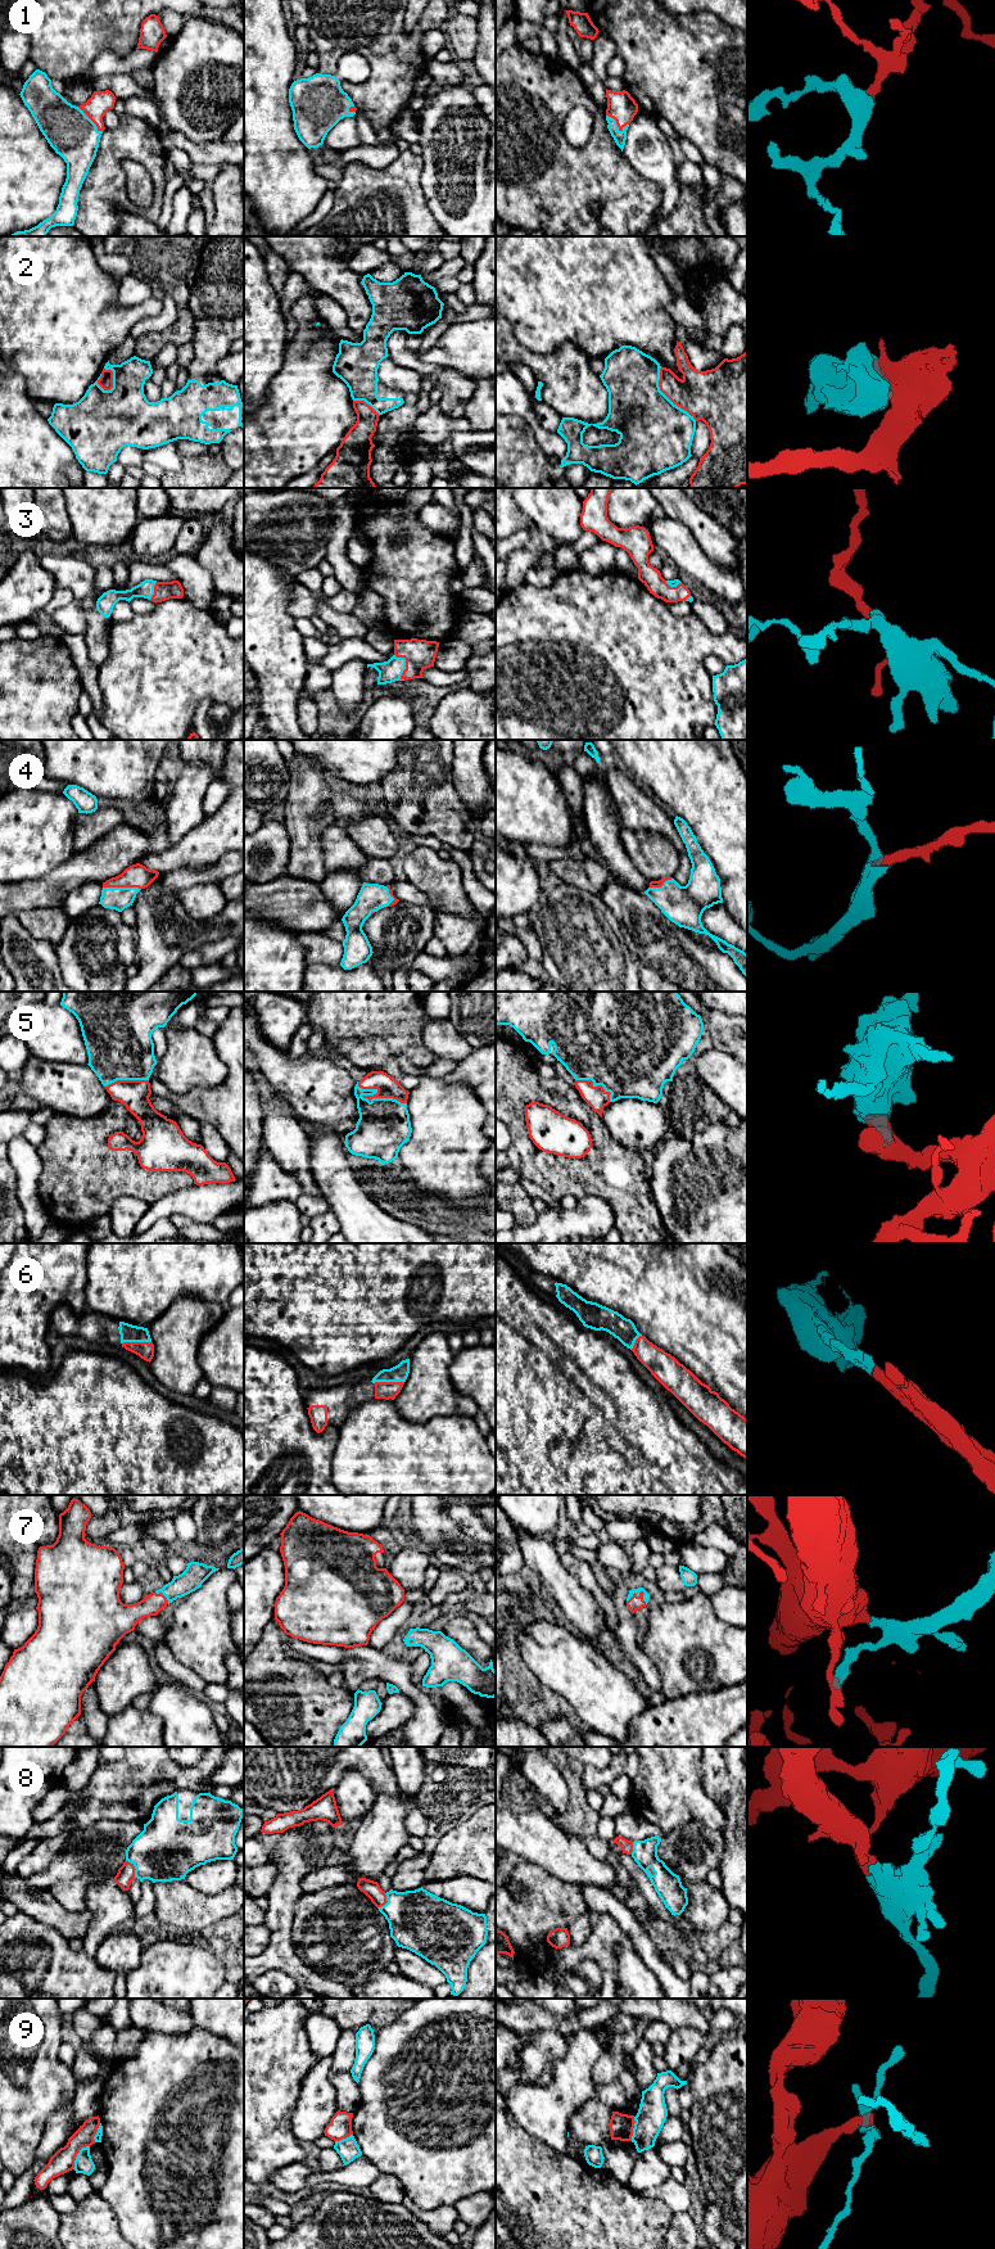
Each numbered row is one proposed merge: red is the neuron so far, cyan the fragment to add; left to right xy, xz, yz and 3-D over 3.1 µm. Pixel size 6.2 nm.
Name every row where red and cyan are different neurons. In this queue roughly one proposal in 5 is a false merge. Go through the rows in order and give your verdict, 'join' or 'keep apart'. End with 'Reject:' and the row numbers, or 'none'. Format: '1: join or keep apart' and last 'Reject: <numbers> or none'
1: join
2: keep apart
3: join
4: join
5: join
6: join
7: join
8: join
9: keep apart
Reject: 2, 9

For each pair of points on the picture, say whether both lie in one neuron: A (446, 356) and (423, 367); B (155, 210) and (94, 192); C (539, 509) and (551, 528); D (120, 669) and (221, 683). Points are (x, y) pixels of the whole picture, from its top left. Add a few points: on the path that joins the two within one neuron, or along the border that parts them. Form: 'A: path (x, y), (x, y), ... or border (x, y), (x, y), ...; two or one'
A: border (417, 356), (424, 361), (448, 367); two
B: path (140, 211), (109, 195); one
C: path (545, 514), (551, 523); one
D: path (145, 669), (195, 669); one

